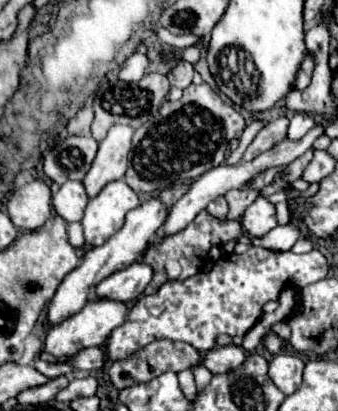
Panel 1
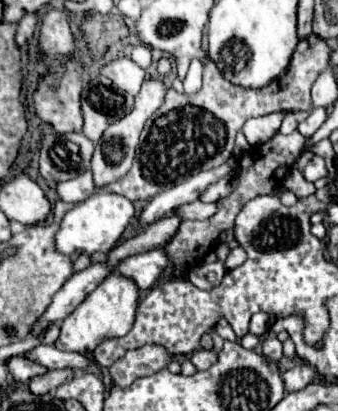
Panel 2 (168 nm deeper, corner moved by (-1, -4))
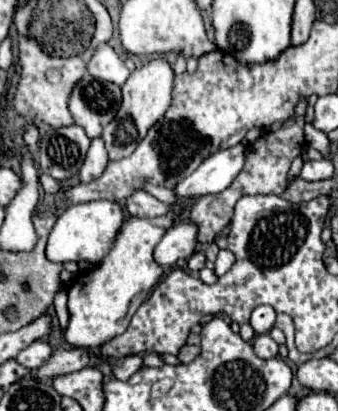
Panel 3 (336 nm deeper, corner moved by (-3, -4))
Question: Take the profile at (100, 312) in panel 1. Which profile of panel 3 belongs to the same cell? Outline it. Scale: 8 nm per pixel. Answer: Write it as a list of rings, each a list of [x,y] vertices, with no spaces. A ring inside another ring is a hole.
[[[173,204],[167,216],[129,218],[119,230],[119,240],[115,240],[115,248],[111,248],[111,252],[89,272],[77,276],[79,280],[69,286],[67,302],[69,328],[65,330],[65,340],[69,346],[99,348],[127,330],[131,316],[163,274],[163,268],[157,266],[153,260],[153,248],[159,244],[165,230],[173,226],[179,210],[181,204]]]

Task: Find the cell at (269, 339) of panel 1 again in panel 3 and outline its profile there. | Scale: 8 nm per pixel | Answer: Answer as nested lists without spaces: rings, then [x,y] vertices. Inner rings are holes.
[[[259,334],[253,340],[253,350],[259,358],[275,358],[279,352],[279,344],[269,334]]]

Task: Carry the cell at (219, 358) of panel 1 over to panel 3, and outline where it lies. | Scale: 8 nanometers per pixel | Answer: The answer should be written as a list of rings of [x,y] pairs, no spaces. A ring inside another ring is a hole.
[[[183,346],[177,358],[179,358],[183,364],[189,364],[189,362],[193,362],[199,354],[201,354],[201,348],[199,348],[199,346]]]

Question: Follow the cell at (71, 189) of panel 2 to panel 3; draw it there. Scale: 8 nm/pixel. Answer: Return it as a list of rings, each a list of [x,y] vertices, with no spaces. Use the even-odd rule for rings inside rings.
[[[95,138],[91,142],[91,148],[87,152],[87,158],[85,158],[85,164],[79,172],[79,182],[81,184],[87,184],[95,178],[99,178],[103,174],[103,170],[107,168],[109,160],[107,160],[107,150],[103,146],[103,140],[101,138]]]

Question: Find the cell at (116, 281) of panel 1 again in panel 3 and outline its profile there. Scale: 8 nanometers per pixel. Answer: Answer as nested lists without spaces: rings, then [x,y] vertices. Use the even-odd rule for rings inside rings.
[[[177,224],[165,232],[161,242],[155,246],[153,258],[159,266],[171,268],[177,260],[189,258],[197,246],[197,228],[193,224]]]

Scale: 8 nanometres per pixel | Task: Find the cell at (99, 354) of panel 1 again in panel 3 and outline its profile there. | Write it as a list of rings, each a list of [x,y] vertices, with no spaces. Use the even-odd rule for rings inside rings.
[[[37,340],[37,342],[33,342],[31,346],[27,346],[25,350],[21,350],[15,360],[17,360],[19,364],[23,364],[25,368],[29,368],[29,370],[37,370],[37,368],[41,368],[43,364],[47,364],[51,352],[53,352],[53,348],[51,348],[47,342]]]

